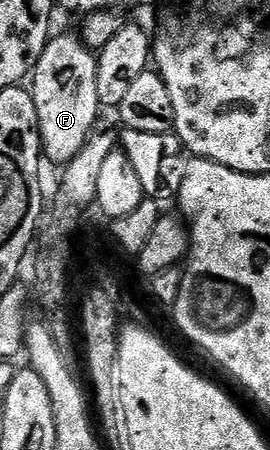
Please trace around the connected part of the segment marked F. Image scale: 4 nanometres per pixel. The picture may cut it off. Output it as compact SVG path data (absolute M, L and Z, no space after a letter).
M75 33L60 34L49 37L48 47L42 52L35 70L30 75L30 89L34 108L38 108L38 124L40 125L40 144L45 159L67 164L78 155L86 140L96 127L96 119L101 117L102 107L98 100L98 68L97 55L89 50Z

